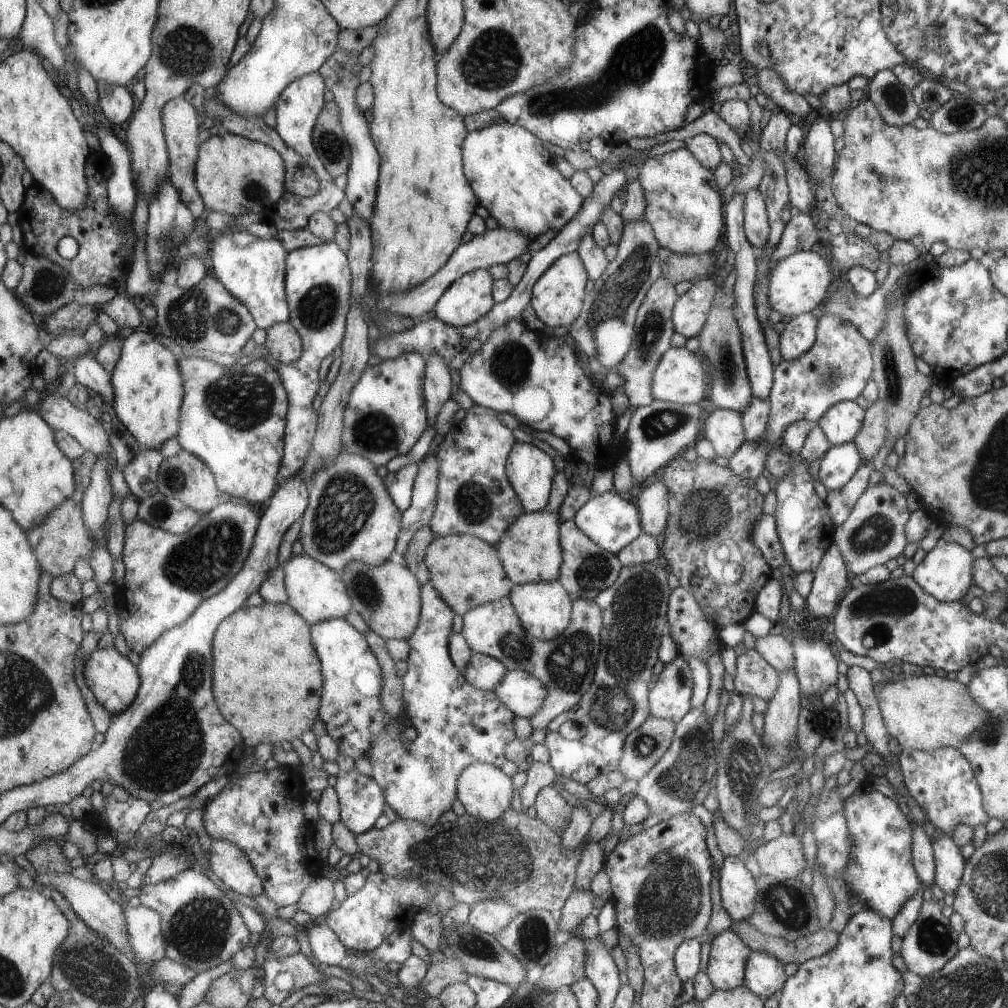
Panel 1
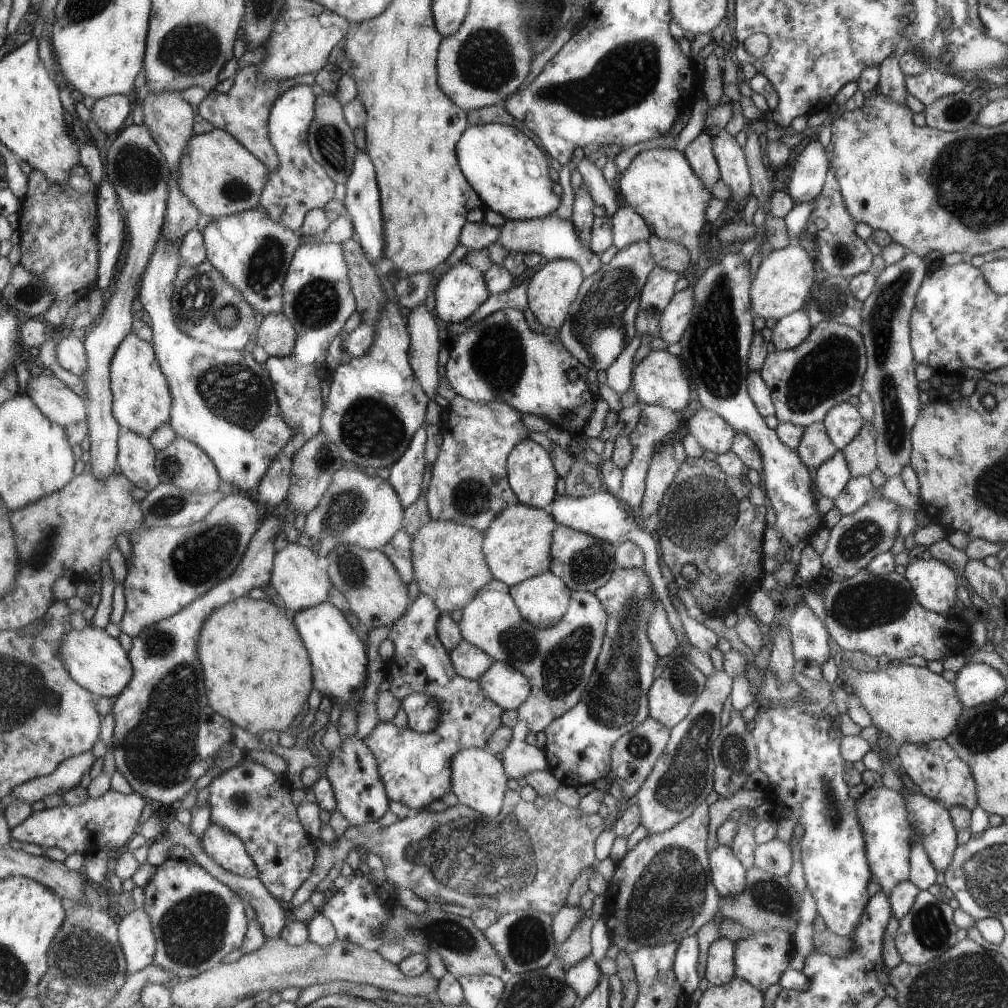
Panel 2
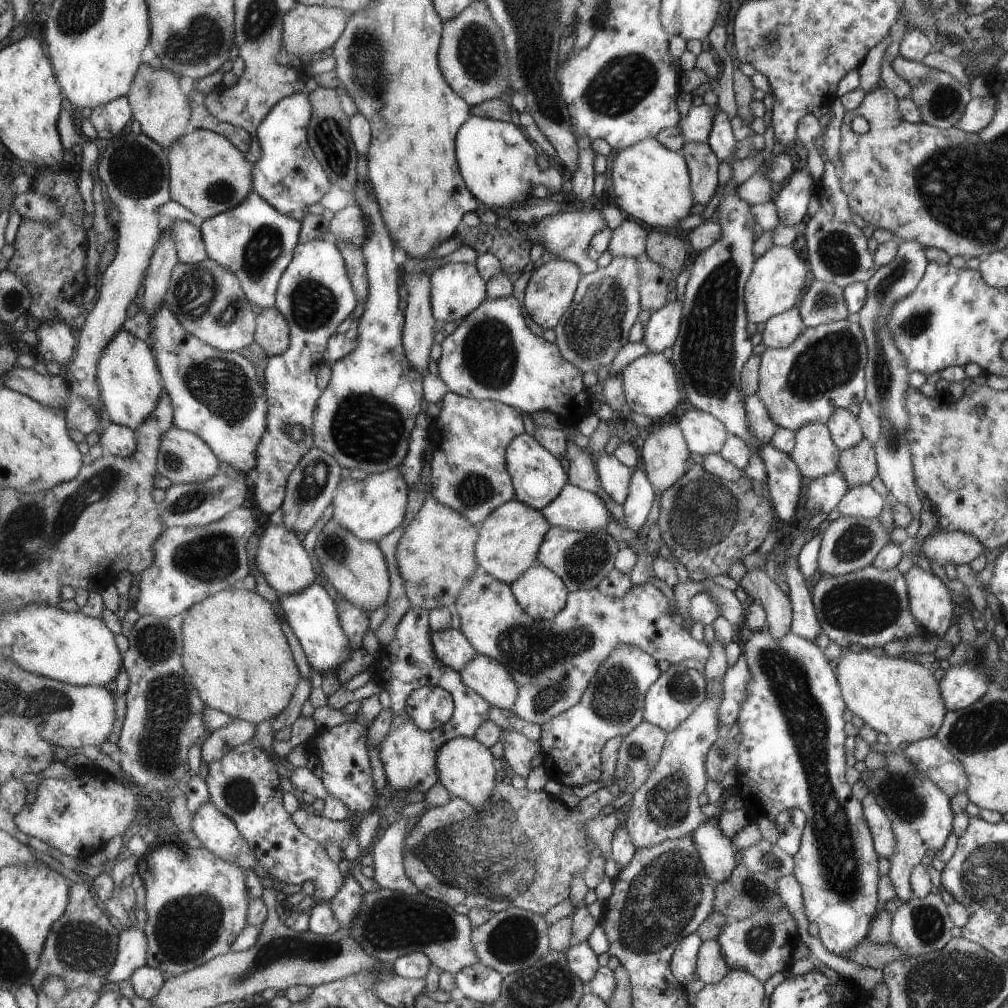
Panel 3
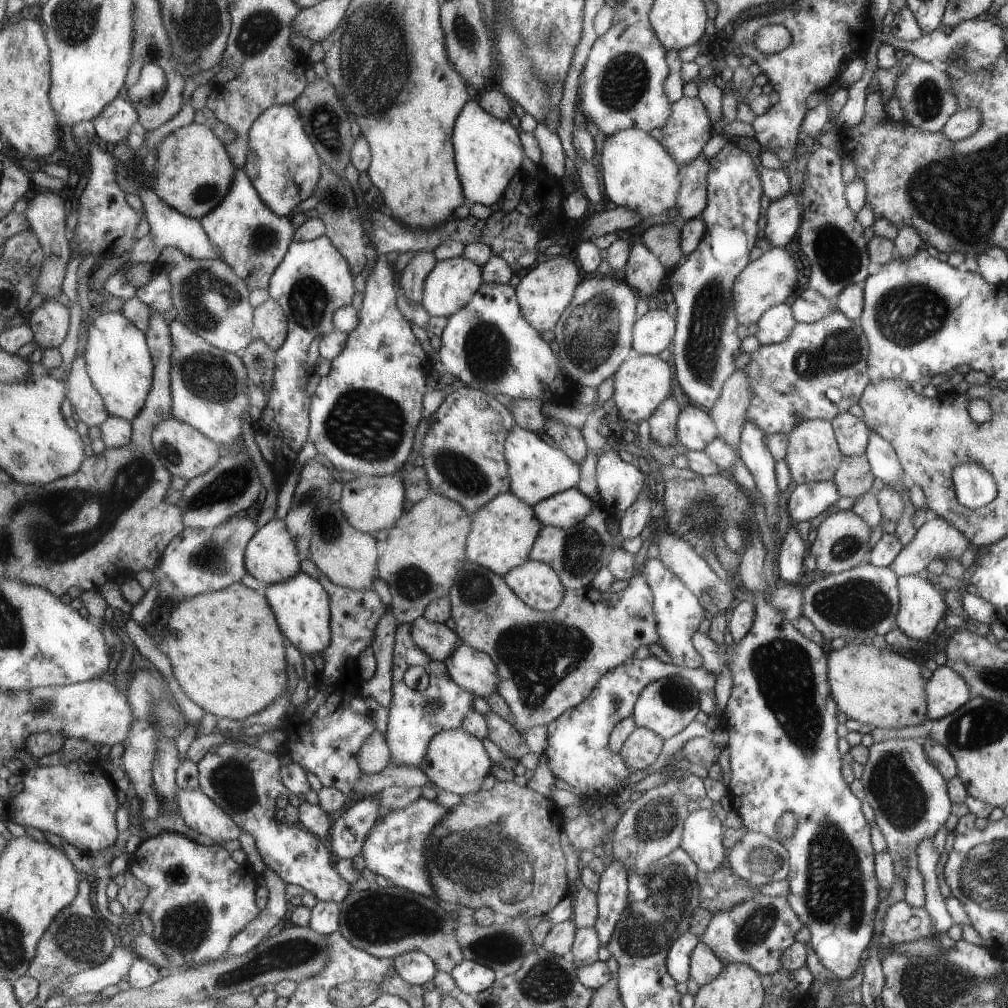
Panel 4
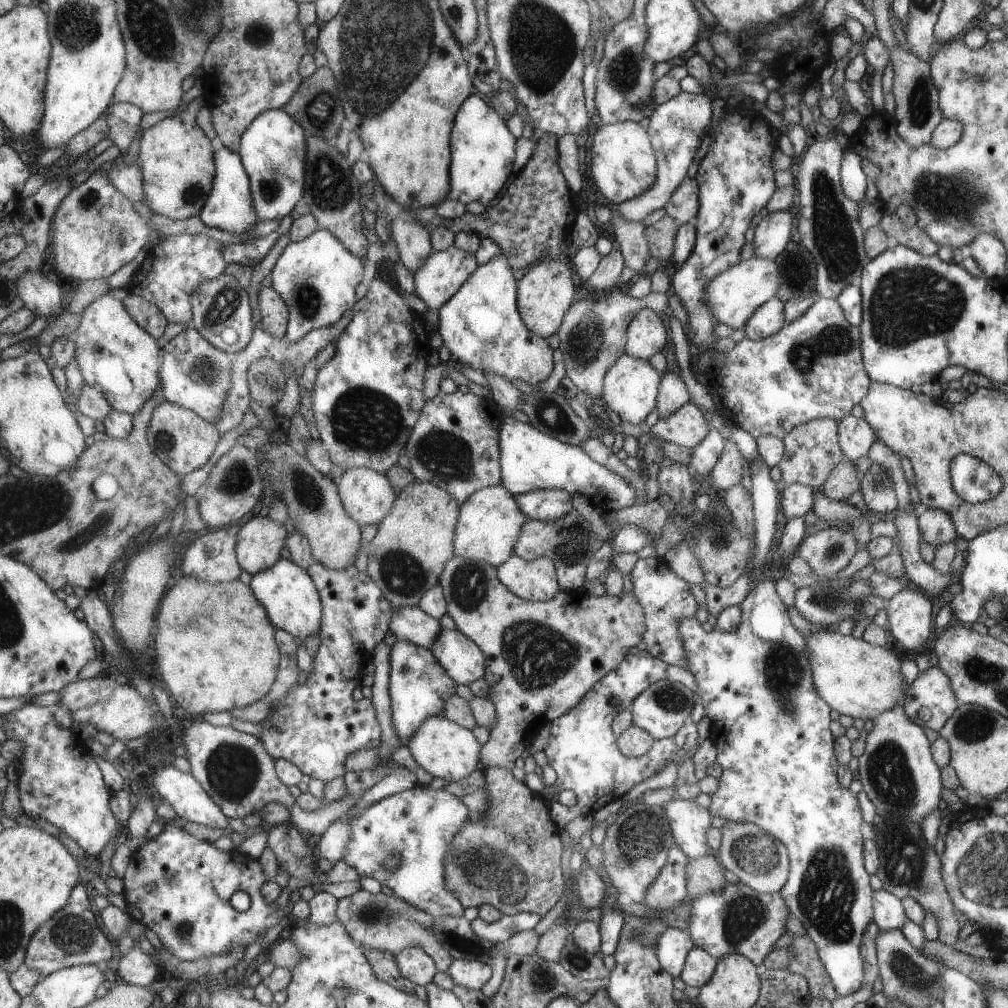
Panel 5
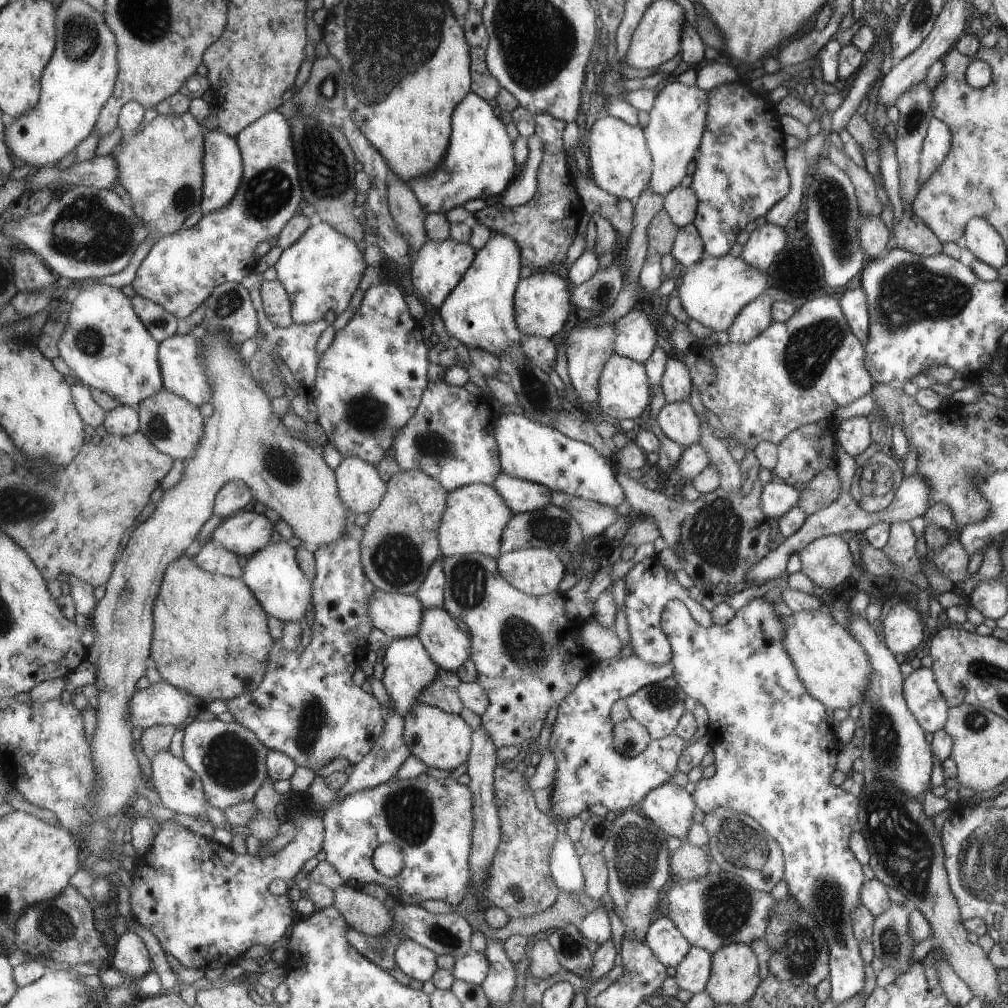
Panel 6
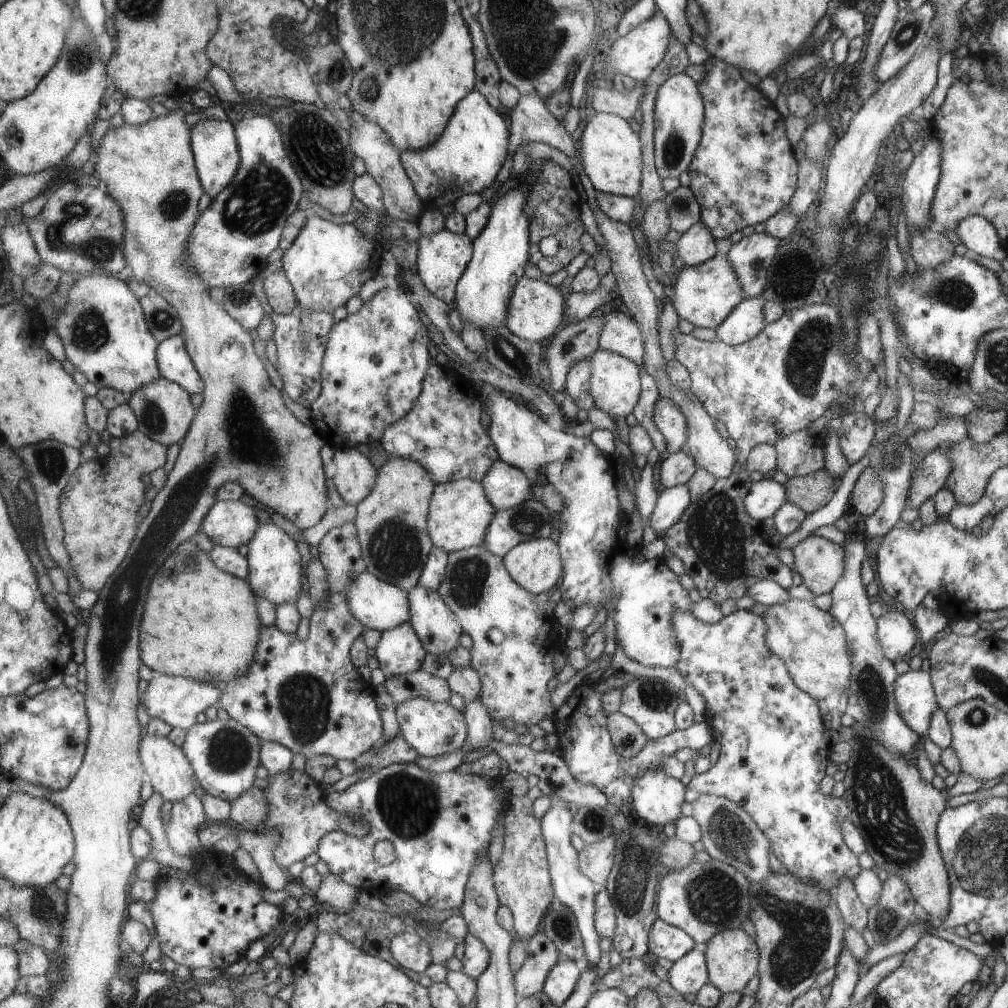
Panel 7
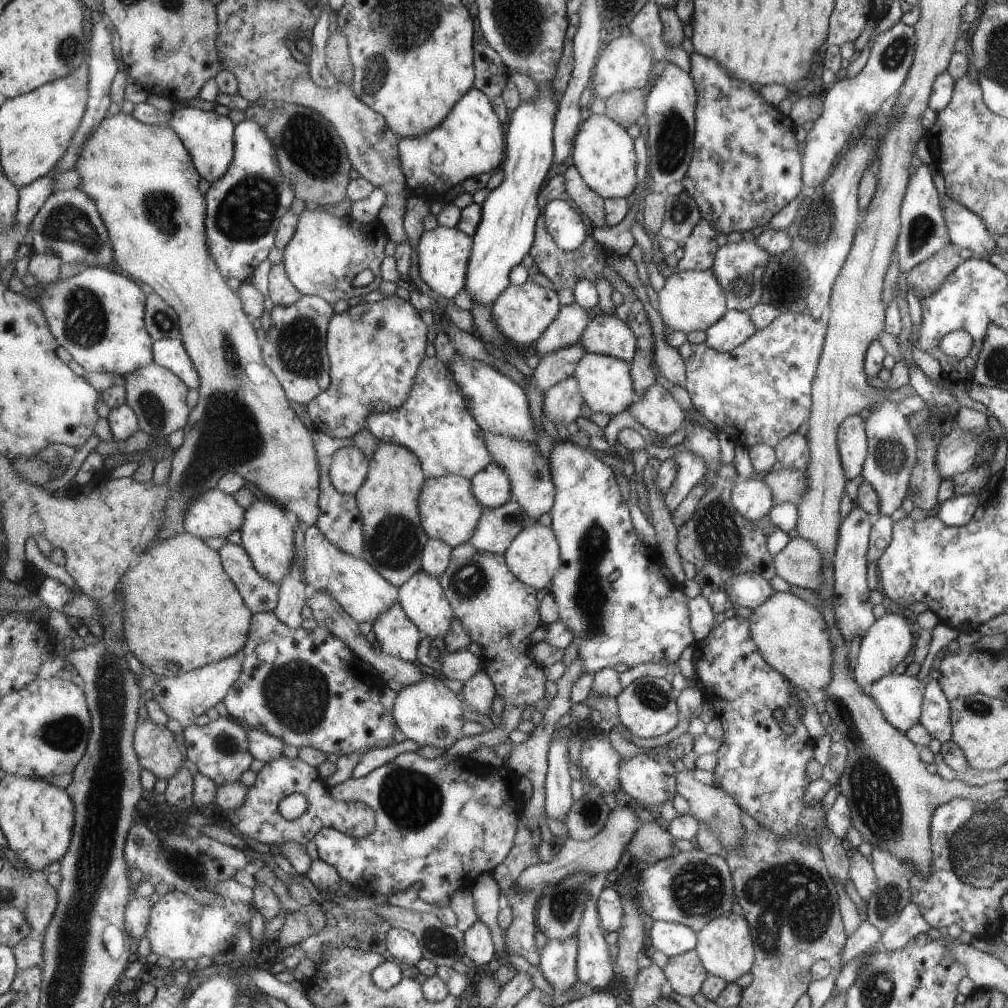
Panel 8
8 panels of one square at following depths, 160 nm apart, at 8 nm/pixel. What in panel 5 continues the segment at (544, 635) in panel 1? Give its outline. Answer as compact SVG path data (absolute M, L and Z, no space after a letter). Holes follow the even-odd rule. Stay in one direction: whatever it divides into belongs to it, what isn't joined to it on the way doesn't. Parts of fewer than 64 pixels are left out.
M513 554L498 568L498 575L509 590L533 602L553 600L563 589L556 564L547 557L528 561Z

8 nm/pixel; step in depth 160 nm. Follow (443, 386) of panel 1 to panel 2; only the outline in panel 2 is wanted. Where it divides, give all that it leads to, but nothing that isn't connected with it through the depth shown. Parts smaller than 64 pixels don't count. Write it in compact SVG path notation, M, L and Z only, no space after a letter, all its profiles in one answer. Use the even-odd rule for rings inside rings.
M425 305L409 313L408 325L411 330L413 370L429 398L435 400L439 384L441 384L439 354L445 347L437 324L437 316L433 316Z

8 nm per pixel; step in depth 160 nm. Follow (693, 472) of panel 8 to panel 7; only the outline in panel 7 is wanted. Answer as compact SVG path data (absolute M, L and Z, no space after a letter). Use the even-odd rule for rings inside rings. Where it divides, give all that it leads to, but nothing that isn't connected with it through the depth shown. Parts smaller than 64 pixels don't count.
M686 483L658 489L654 508L648 517L649 526L656 538L661 537L667 527L679 520L681 512L689 501L690 496Z

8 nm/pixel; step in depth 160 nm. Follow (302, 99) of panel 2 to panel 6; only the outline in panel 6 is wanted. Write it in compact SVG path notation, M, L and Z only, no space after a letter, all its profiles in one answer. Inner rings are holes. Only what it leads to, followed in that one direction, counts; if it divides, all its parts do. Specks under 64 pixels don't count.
M270 111L260 117L237 137L244 161L244 180L233 203L216 212L204 214L202 219L189 230L180 230L175 234L161 238L139 268L132 283L136 293L152 302L161 304L165 310L173 312L179 319L193 315L204 304L217 286L228 281L242 283L252 274L257 264L257 247L265 240L278 240L289 220L299 211L299 201L304 199L301 187L300 170L297 166L296 149L289 119L281 112Z

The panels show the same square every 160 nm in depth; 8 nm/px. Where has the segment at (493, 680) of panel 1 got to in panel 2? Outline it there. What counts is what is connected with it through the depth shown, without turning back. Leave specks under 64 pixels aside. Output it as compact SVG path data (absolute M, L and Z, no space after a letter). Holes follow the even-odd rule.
M467 639L461 641L451 652L453 664L462 677L479 681L495 662L489 653L471 644Z

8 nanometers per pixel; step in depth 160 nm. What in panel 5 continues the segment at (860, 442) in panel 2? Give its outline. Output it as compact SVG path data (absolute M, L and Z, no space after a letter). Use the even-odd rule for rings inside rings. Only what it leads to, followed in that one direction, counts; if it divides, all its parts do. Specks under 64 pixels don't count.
M842 457L831 469L827 480L819 487L819 491L827 498L847 501L851 494L860 488L856 472L855 464L848 458Z

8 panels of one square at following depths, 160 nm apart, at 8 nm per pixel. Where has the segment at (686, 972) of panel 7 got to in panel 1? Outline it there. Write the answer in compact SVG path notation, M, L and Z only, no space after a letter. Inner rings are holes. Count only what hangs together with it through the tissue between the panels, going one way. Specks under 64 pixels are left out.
M727 927L712 939L706 975L715 989L733 990L744 984L744 968L752 949Z

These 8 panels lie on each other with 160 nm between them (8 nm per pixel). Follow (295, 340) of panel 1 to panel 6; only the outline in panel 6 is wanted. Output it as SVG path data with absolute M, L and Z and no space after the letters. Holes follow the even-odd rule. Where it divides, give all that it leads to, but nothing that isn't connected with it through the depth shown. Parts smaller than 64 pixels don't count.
M278 279L262 283L262 295L259 302L264 304L267 315L278 326L288 327L293 324L292 297Z

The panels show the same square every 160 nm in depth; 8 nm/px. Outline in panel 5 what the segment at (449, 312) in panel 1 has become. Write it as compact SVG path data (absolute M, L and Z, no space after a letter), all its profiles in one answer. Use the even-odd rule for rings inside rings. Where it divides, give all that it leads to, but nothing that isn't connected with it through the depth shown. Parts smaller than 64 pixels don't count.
M457 246L450 247L446 251L434 251L427 262L413 276L416 294L427 304L427 308L439 311L461 290L461 287L478 267L477 255Z

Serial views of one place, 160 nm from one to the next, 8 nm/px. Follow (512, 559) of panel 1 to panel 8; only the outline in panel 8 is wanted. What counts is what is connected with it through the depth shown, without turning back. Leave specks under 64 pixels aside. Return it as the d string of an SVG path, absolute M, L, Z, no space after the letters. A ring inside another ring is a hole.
M461 475L428 477L420 496L421 522L433 539L439 539L459 547L475 534L477 525L484 515L484 506L473 492L472 480Z

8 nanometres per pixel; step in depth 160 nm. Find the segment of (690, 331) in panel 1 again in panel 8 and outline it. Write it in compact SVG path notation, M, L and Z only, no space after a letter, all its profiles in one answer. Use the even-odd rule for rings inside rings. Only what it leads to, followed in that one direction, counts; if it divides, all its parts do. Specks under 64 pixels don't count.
M605 313L590 320L582 344L587 353L611 355L631 363L637 354L638 338L618 313Z

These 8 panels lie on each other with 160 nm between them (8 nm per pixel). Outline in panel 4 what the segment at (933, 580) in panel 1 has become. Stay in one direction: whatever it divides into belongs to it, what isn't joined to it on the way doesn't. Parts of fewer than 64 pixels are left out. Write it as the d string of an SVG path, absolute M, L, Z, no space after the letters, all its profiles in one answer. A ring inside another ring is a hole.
M918 575L899 577L896 625L912 639L927 640L945 614L945 602L934 586Z

